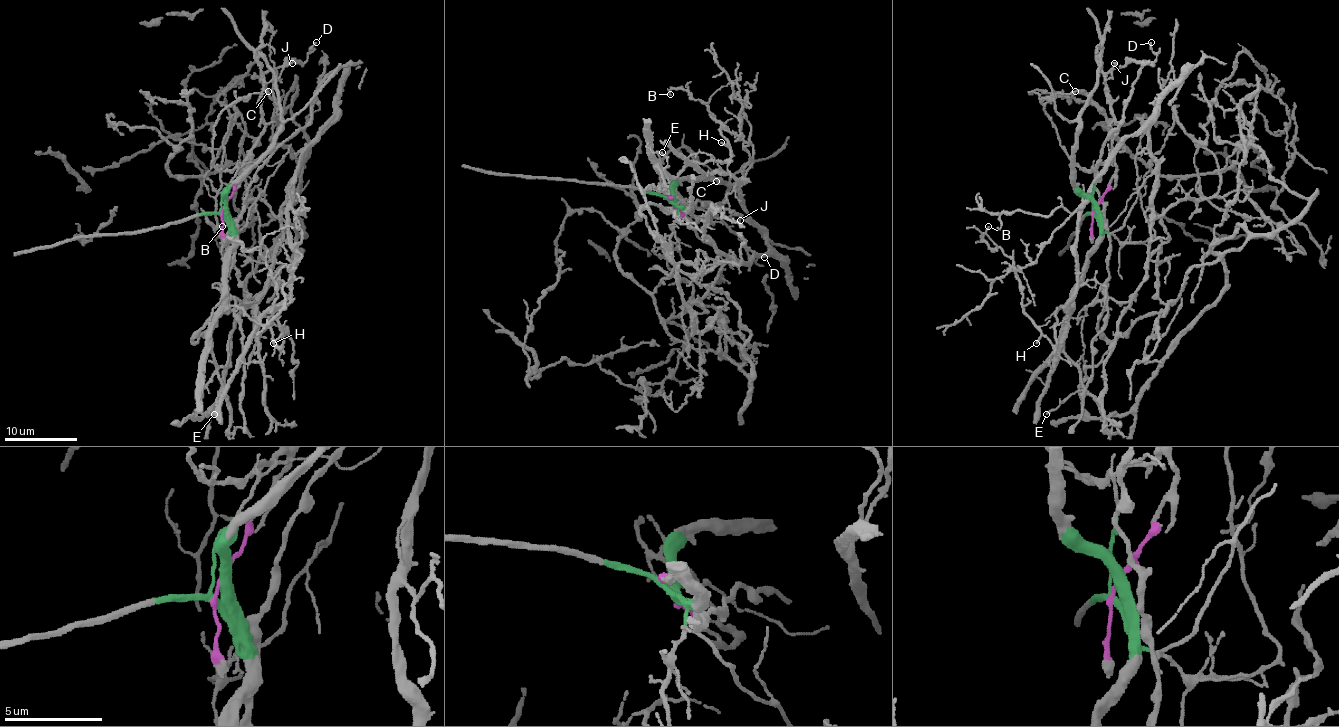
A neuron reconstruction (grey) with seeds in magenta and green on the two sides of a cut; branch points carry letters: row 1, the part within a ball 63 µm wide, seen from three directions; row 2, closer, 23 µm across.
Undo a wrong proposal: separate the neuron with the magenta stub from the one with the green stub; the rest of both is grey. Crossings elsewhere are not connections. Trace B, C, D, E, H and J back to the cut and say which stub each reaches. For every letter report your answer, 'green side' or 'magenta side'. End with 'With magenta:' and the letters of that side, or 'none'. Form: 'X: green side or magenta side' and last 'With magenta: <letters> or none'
B: green side
C: magenta side
D: magenta side
E: green side
H: green side
J: magenta side
With magenta: C, D, J

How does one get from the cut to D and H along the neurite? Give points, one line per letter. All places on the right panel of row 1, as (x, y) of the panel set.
D: (1095, 208), (1115, 173), (1111, 144), (1117, 128), (1104, 77), (1130, 61), (1153, 61), (1157, 56), (1151, 43)
H: (1095, 209), (1099, 244), (1073, 291), (1073, 304), (1055, 313), (1054, 345), (1043, 336), (1035, 343)

